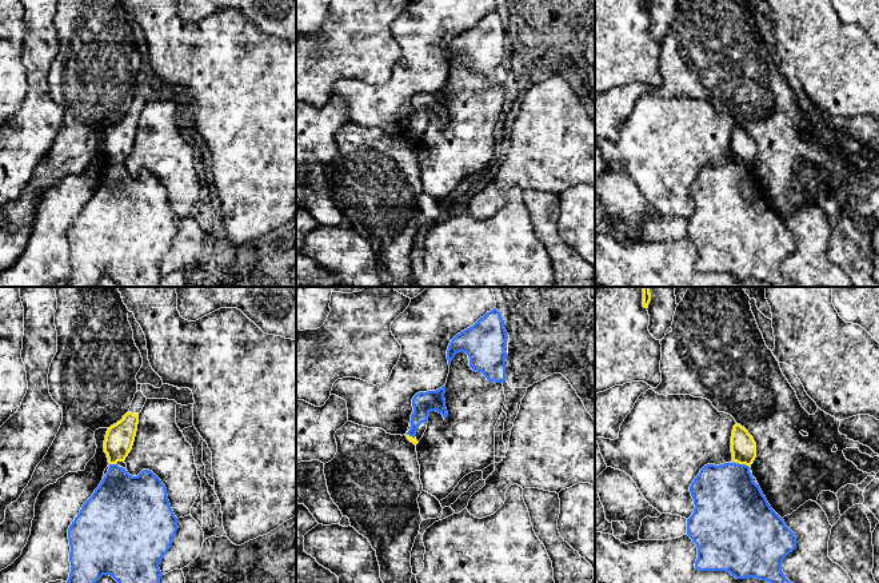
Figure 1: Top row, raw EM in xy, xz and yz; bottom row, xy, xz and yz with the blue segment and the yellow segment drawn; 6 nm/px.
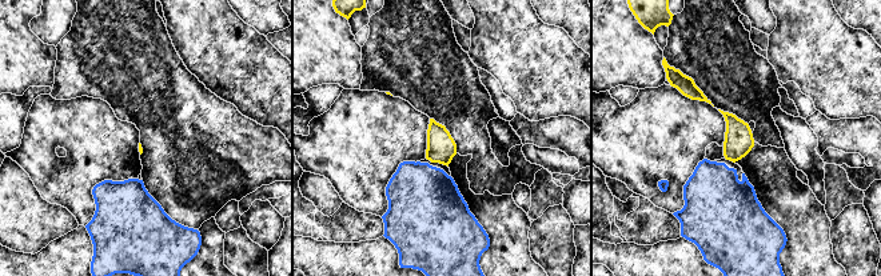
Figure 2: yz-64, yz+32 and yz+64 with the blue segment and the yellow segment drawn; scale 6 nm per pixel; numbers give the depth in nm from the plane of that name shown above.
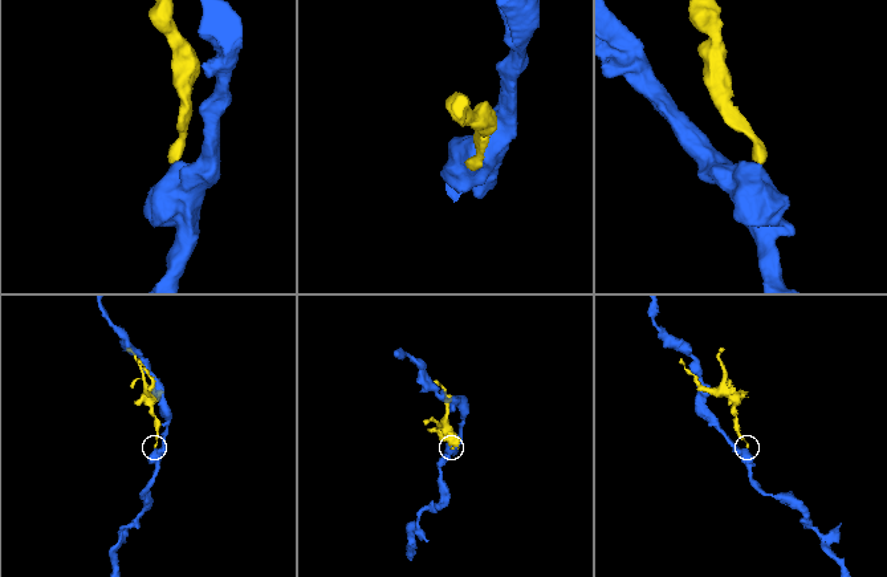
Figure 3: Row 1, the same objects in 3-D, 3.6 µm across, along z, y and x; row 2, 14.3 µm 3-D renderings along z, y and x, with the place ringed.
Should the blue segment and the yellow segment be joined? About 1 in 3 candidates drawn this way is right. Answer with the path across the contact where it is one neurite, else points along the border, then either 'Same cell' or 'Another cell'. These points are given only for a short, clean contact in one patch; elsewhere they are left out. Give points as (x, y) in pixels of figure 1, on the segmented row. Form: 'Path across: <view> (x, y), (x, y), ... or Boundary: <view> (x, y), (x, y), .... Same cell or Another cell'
Another cell

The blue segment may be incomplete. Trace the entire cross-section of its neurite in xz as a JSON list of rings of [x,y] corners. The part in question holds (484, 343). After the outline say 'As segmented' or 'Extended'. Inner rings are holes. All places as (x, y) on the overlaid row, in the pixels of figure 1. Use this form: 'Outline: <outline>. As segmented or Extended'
Outline: [[[494,308],[451,340],[447,350],[448,364],[456,354],[466,352],[474,371],[482,372],[488,382],[504,383],[507,335],[504,320]]]. As segmented

